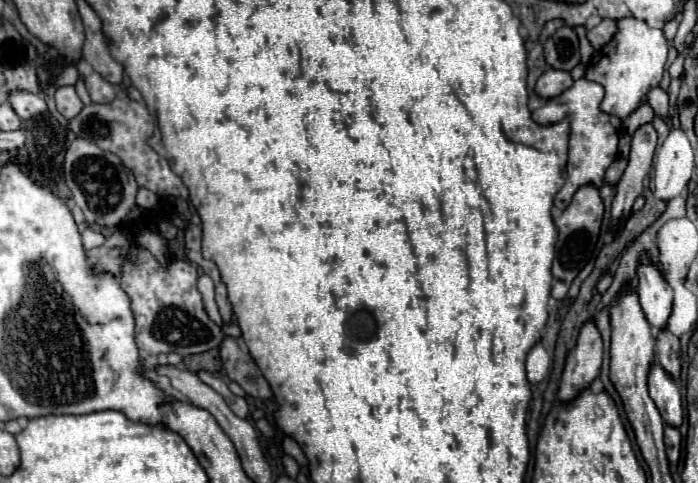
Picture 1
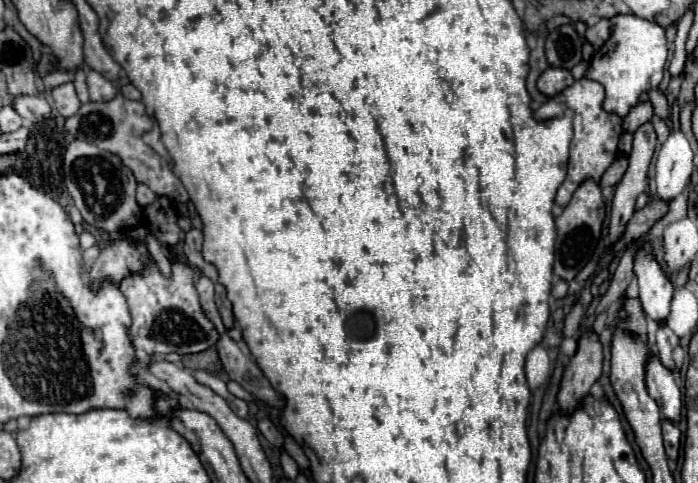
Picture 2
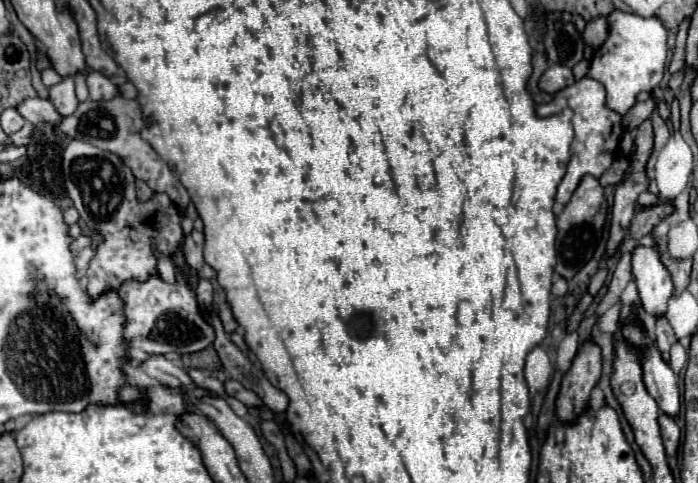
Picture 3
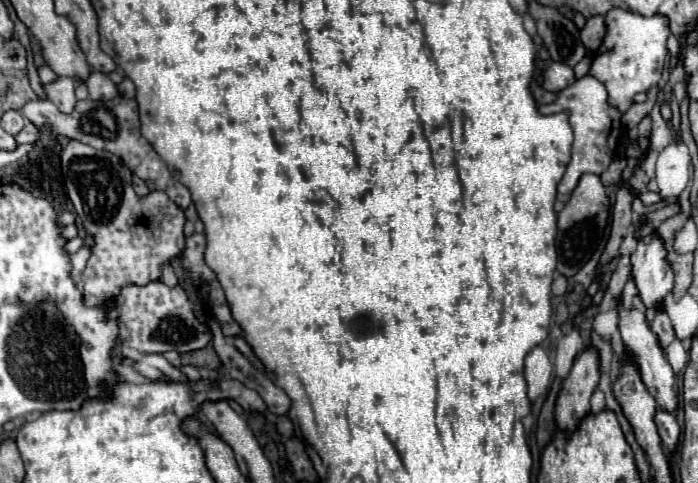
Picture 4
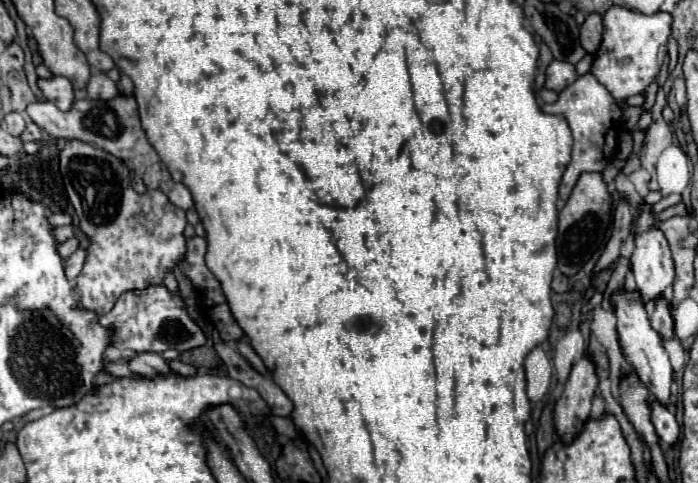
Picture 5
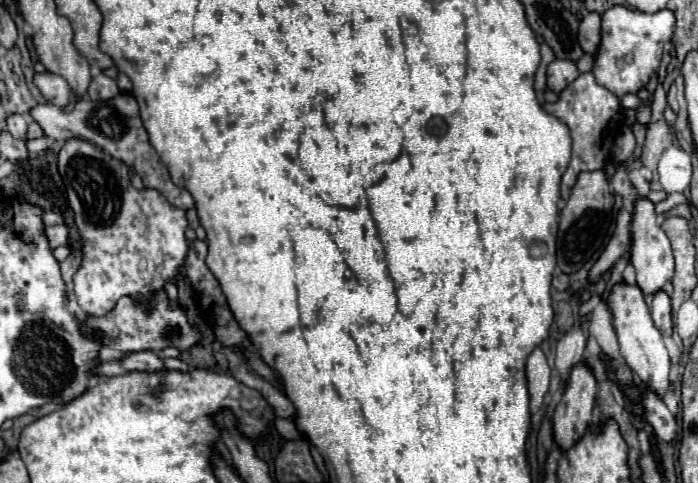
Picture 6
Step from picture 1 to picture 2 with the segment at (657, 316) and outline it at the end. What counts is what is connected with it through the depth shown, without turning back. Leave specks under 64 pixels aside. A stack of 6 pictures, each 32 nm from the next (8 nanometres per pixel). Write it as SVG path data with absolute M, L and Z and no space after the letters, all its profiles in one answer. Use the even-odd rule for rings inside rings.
M638 248L634 256L634 274L638 278L640 288L638 298L644 312L656 322L664 320L670 312L670 300L674 296L674 288L650 250Z

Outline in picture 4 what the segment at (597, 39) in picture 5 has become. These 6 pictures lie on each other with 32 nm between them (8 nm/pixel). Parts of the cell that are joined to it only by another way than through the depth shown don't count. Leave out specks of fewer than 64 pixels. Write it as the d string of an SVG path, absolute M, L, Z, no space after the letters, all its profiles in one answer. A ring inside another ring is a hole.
M590 16L584 24L584 28L580 30L580 40L586 46L586 50L596 52L604 40L604 34L606 34L604 18L602 16Z

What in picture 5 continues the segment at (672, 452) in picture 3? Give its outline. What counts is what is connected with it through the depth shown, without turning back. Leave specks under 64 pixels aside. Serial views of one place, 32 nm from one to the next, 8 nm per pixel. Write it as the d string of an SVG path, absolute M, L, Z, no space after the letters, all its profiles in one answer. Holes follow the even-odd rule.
M650 398L650 420L664 446L672 446L678 440L680 428L678 428L674 414L664 404L660 404L656 398Z

